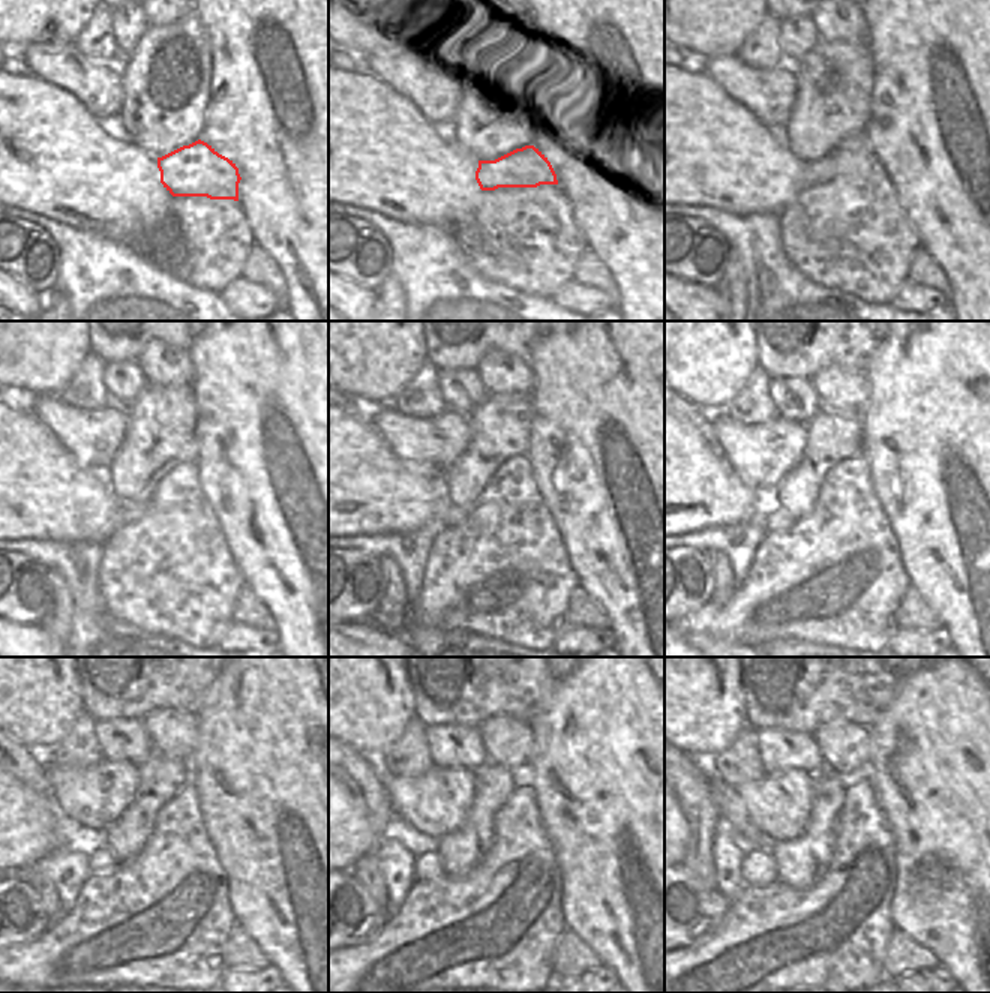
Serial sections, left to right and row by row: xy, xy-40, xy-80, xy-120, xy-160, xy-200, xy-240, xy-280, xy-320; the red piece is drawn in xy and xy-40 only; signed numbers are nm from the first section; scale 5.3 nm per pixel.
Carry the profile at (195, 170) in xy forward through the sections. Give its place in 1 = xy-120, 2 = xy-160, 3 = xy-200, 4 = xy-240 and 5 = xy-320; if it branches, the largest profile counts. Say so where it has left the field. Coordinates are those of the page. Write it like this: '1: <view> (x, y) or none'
1: xy-120 (129, 512)
2: xy-160 (450, 515)
3: xy-200 (780, 519)
4: xy-240 (102, 858)
5: xy-320 (758, 869)

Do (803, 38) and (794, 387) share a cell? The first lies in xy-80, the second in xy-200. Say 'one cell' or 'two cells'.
one cell

